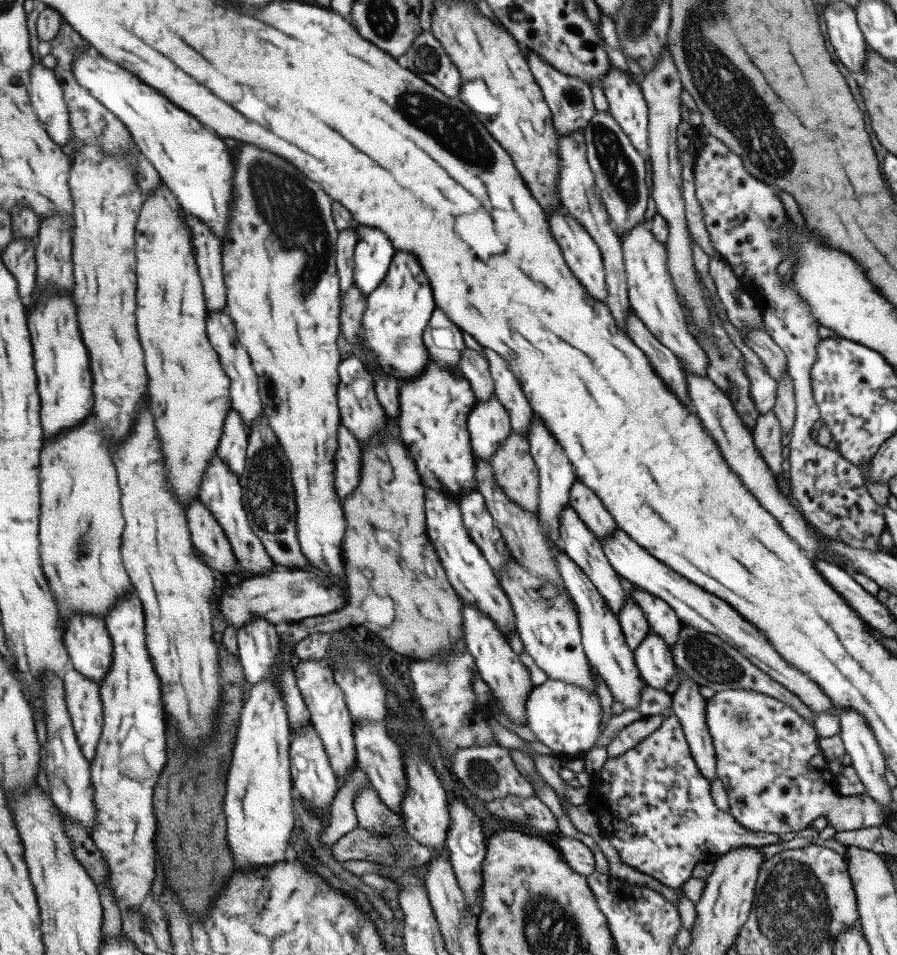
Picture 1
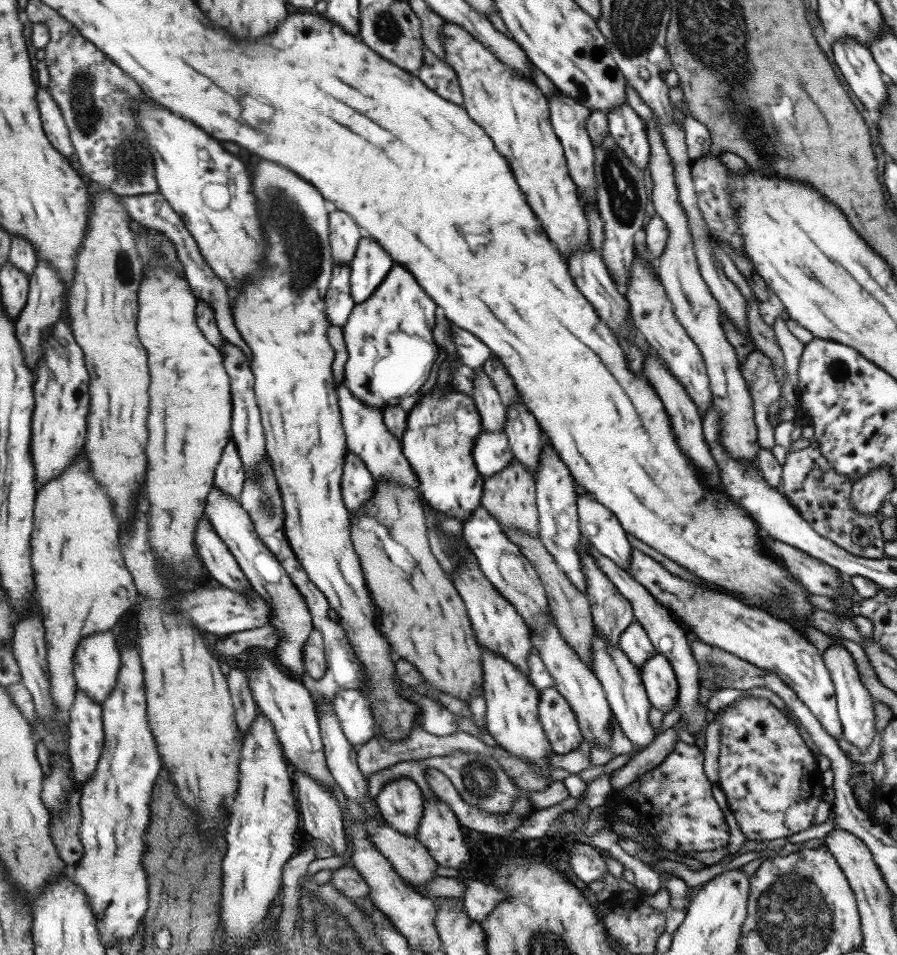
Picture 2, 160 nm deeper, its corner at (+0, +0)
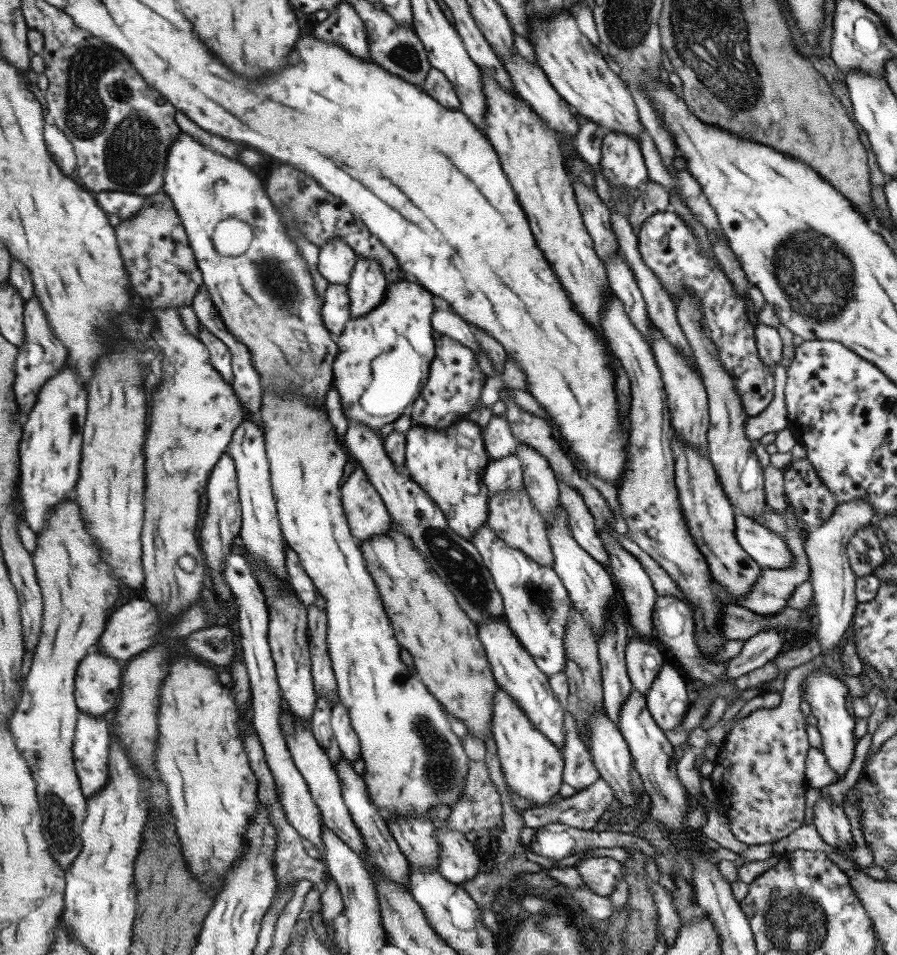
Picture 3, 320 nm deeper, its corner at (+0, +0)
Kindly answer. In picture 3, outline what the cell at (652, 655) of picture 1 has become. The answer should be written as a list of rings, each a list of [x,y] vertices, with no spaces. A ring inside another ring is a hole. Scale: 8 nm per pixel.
[[[667,658],[655,675],[645,702],[655,724],[663,730],[676,730],[688,711],[689,698],[684,674]]]

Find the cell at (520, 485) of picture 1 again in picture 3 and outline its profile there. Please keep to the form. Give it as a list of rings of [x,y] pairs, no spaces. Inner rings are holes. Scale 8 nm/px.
[[[524,490],[493,492],[488,497],[487,518],[484,524],[501,539],[505,545],[525,554],[533,563],[551,567],[553,556],[547,540],[546,525],[538,510],[533,506]]]

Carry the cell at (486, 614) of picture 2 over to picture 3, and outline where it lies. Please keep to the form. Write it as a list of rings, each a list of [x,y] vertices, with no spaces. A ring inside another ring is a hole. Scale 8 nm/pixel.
[[[502,616],[500,618],[492,618],[492,620],[488,620],[488,622],[483,624],[477,624],[477,630],[477,636],[484,648],[486,660],[495,684],[514,700],[514,703],[529,719],[533,728],[536,728],[561,752],[562,746],[565,744],[564,710],[553,693],[551,693],[547,683],[547,676],[543,675],[535,667],[533,658],[518,643],[518,640],[513,636],[512,631],[509,630]]]

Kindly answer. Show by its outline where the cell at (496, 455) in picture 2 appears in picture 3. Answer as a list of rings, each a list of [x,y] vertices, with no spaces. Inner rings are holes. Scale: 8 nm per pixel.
[[[515,454],[505,458],[488,458],[483,484],[489,494],[504,490],[524,490],[520,460]]]

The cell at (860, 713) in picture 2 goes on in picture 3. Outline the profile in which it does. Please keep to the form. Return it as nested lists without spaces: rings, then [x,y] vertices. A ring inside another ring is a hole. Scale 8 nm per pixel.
[[[854,498],[849,502],[837,505],[833,512],[829,515],[829,518],[819,527],[807,529],[807,540],[805,540],[804,551],[807,555],[807,561],[809,562],[809,578],[811,589],[813,592],[813,602],[815,604],[815,616],[817,616],[817,628],[815,632],[815,638],[819,641],[820,650],[825,652],[827,657],[824,658],[823,666],[826,667],[829,675],[835,677],[836,675],[845,675],[842,670],[839,655],[831,652],[832,648],[839,646],[839,638],[843,636],[845,629],[849,622],[852,621],[852,614],[854,613],[855,606],[858,604],[855,601],[854,582],[855,575],[849,569],[849,562],[846,556],[847,540],[855,534],[856,531],[860,531],[865,525],[872,524],[873,511],[870,504],[862,498]]]

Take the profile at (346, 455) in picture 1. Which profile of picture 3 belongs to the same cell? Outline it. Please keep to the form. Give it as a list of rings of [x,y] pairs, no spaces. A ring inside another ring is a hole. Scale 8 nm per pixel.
[[[352,463],[341,489],[344,509],[348,513],[348,521],[353,536],[363,542],[377,537],[377,534],[391,534],[392,515],[380,492],[370,480],[368,472],[363,467]]]

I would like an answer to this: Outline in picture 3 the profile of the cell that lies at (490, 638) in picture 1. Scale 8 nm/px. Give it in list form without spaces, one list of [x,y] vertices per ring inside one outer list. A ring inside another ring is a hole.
[[[498,688],[493,697],[490,734],[496,746],[499,766],[508,788],[533,805],[543,805],[559,792],[562,785],[564,759],[561,752],[551,744],[524,715],[514,700]]]

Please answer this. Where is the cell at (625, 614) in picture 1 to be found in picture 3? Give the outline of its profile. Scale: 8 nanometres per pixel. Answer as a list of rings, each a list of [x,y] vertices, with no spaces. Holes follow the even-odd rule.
[[[636,635],[628,639],[624,650],[626,674],[632,688],[643,698],[667,658],[666,654],[649,643],[649,639]]]

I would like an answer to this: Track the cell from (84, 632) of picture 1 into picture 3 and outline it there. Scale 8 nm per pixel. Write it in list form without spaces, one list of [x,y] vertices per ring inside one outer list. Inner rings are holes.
[[[94,648],[77,670],[76,701],[83,712],[103,716],[115,708],[125,663]]]

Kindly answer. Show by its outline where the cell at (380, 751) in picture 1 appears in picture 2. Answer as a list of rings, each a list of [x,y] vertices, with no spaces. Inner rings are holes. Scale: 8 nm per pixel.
[[[408,777],[394,778],[385,783],[377,795],[376,804],[395,830],[416,838],[416,830],[422,817],[422,794],[415,782]]]

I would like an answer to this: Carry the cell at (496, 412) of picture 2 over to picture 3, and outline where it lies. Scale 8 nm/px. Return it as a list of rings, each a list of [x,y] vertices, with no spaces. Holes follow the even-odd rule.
[[[491,417],[488,420],[482,429],[482,439],[488,458],[505,458],[516,451],[517,442],[503,417]]]

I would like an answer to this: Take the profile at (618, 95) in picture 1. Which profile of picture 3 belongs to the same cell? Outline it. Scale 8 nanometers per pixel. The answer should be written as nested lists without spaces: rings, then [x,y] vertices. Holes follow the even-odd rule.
[[[609,131],[605,133],[603,137],[600,153],[599,166],[601,176],[603,176],[605,181],[607,181],[607,183],[613,183],[619,193],[631,191],[633,194],[637,194],[637,189],[639,189],[641,184],[647,182],[648,176],[646,175],[640,144],[636,138],[631,138],[620,132]]]

